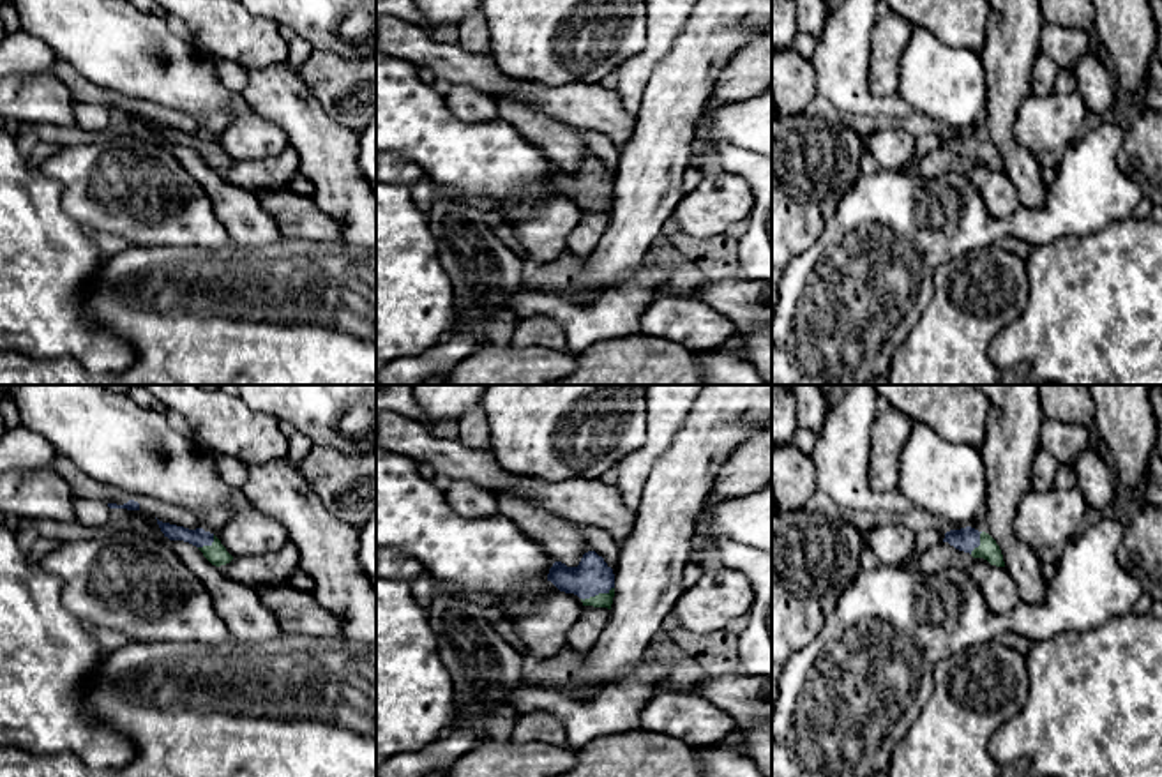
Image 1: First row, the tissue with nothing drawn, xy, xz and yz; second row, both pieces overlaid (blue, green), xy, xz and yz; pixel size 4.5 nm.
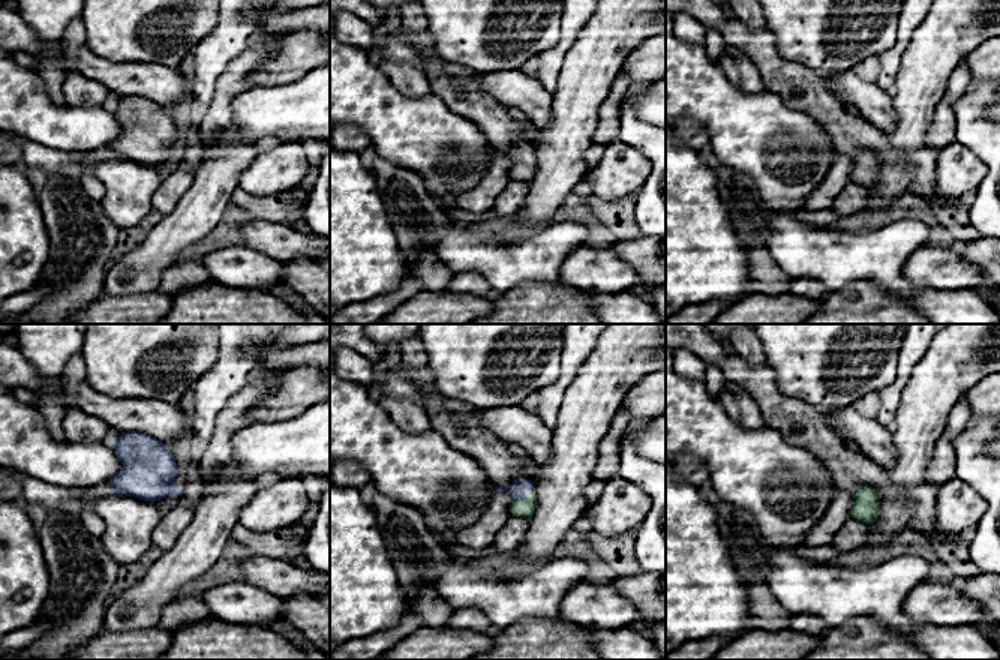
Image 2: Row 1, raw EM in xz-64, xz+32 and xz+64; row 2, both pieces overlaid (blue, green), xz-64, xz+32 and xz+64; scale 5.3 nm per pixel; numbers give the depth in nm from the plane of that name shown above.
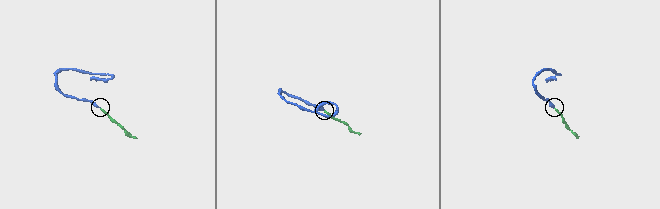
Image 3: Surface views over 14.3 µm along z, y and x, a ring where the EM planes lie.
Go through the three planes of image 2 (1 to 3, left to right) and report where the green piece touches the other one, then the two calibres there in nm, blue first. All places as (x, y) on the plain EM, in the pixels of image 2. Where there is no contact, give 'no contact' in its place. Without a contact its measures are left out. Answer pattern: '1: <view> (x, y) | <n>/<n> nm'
1: no contact
2: xz+32 (523, 161) | 100/110 nm
3: xz+64 (858, 156) | 20/140 nm

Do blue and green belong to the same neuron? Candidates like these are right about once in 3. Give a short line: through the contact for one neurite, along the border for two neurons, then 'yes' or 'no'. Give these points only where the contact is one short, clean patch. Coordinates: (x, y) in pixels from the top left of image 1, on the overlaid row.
xz (592, 576), (597, 594), (603, 599) | yes

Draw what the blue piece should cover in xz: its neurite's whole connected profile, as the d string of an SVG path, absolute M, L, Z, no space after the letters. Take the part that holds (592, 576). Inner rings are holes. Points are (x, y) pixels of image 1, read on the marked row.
M595 551L585 553L577 567L567 567L562 562L555 562L549 569L547 581L560 592L577 595L583 606L611 609L615 574Z

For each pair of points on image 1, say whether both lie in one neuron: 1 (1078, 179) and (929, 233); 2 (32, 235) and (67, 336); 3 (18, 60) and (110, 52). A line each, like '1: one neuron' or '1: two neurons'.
1: one neuron
2: one neuron
3: two neurons

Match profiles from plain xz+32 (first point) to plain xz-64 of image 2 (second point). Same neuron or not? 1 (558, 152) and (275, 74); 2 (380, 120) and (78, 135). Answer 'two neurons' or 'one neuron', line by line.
1: two neurons
2: one neuron

